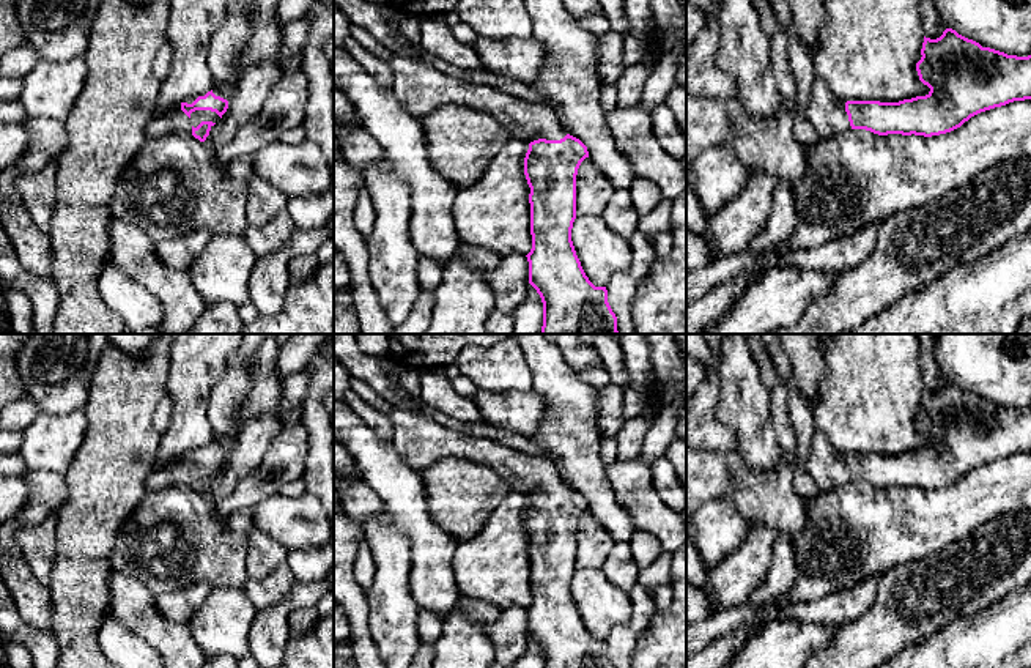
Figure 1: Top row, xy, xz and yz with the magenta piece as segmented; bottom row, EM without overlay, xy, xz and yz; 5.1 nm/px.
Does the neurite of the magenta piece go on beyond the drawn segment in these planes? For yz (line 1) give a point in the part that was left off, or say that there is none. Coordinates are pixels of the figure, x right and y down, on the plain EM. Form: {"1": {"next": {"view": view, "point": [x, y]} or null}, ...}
{"1": {"next": {"view": "yz", "point": [827, 465]}}}

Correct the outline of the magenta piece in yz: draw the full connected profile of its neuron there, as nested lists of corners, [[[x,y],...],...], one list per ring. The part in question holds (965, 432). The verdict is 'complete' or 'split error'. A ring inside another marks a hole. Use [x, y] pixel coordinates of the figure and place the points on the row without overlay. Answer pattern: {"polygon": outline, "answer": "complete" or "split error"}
{"polygon": [[[946,381],[937,392],[924,389],[921,413],[916,416],[919,433],[930,441],[926,449],[899,455],[839,452],[822,433],[815,433],[806,471],[822,493],[848,482],[866,482],[878,488],[940,488],[960,481],[971,469],[1031,452],[1031,408],[1017,410],[982,400],[979,395]]], "answer": "split error"}

